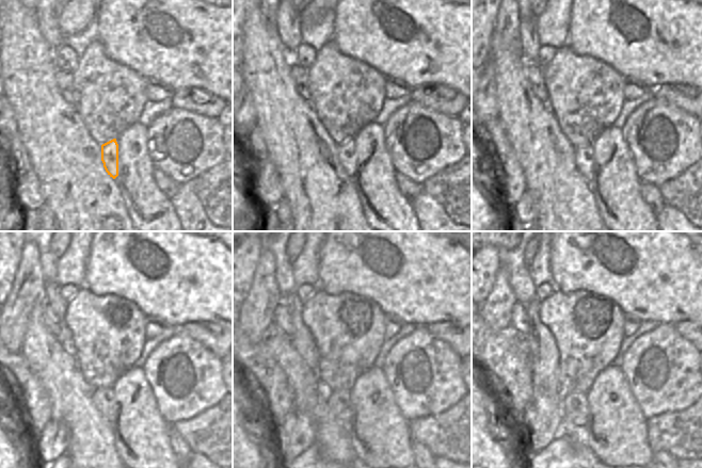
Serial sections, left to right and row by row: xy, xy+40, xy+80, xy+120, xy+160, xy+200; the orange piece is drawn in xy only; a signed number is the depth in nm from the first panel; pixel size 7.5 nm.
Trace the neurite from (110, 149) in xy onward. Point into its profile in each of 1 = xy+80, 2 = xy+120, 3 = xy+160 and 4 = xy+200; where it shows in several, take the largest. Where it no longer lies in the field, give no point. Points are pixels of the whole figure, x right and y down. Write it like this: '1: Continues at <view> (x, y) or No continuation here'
1: Continues at xy+80 (584, 156)
2: Continues at xy+120 (104, 399)
3: Continues at xy+160 (338, 402)
4: Continues at xy+200 (575, 407)

